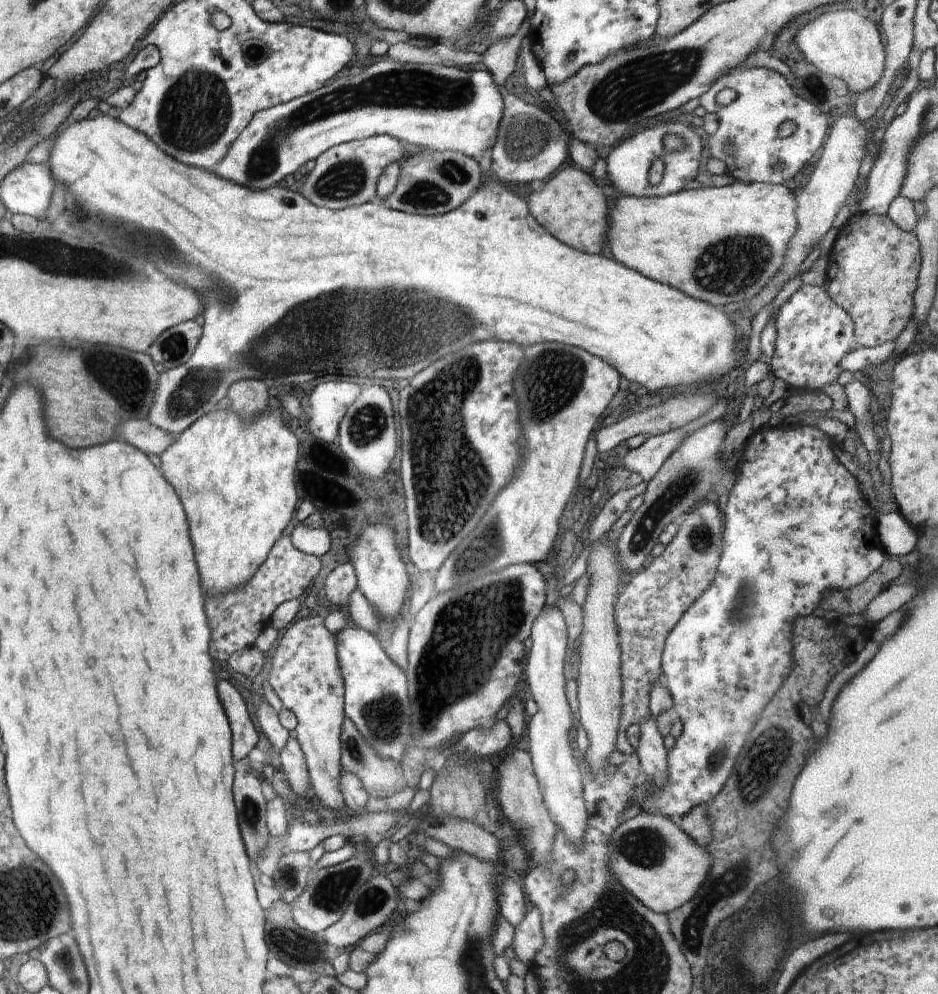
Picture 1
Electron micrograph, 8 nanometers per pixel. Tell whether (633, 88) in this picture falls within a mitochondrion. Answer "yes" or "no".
yes

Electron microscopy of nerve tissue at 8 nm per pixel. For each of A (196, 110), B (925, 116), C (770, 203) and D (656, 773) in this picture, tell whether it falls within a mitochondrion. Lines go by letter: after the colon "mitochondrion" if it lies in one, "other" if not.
A: mitochondrion
B: mitochondrion
C: other
D: other

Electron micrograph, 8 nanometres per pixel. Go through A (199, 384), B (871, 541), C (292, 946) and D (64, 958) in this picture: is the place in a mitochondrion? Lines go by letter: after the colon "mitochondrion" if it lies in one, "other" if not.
A: mitochondrion
B: other
C: mitochondrion
D: mitochondrion

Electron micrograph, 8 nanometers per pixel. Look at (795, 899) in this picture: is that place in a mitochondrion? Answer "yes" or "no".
no

